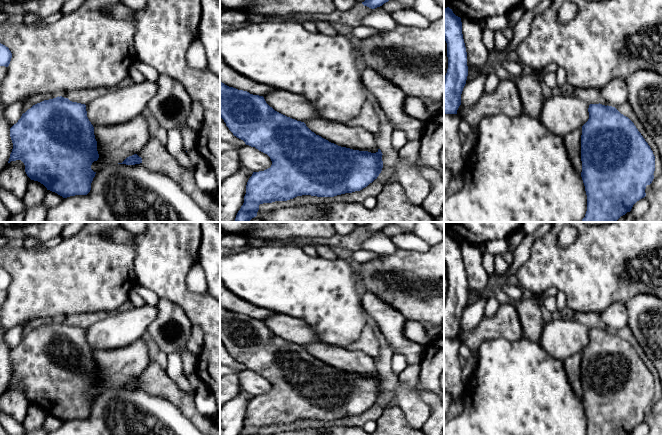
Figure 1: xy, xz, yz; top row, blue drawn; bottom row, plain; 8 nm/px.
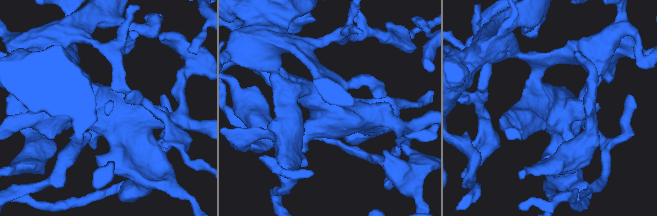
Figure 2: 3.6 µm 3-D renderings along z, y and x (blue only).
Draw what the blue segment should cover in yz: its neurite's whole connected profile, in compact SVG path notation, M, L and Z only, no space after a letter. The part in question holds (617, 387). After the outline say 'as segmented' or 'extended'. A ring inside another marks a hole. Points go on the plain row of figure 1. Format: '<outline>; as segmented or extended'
M590 328L589 343L582 350L581 401L587 419L587 435L631 435L633 429L646 420L645 413L654 403L655 380L634 347L615 331Z; as segmented

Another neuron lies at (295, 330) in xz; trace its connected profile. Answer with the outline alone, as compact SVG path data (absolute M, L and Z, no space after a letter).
M272 312L263 321L275 335L297 345L321 343L313 329L302 319Z

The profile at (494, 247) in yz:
M507 239L489 241L482 247L482 250L494 256L504 252L509 252Z

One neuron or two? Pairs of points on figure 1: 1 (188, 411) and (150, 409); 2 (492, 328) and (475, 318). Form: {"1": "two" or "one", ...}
{"1": "two", "2": "two"}

